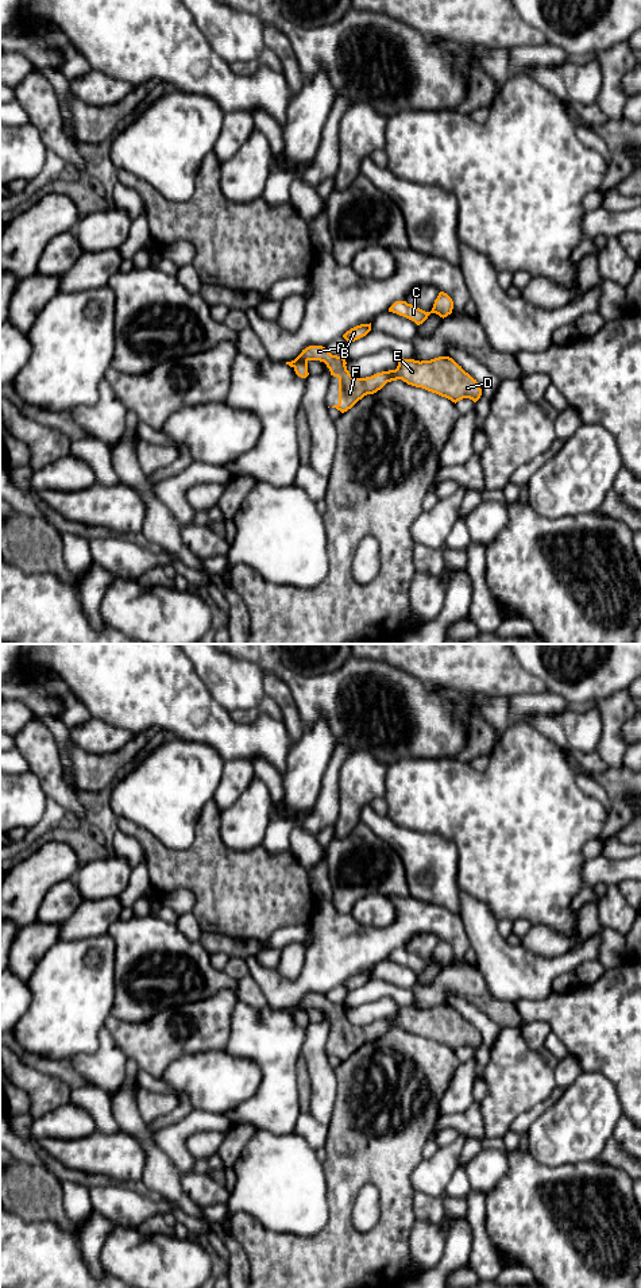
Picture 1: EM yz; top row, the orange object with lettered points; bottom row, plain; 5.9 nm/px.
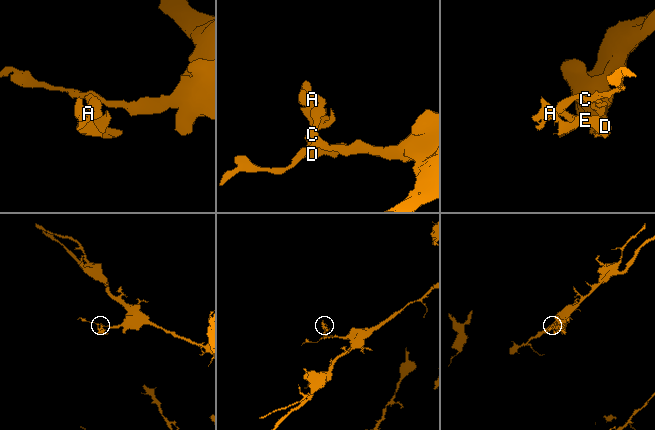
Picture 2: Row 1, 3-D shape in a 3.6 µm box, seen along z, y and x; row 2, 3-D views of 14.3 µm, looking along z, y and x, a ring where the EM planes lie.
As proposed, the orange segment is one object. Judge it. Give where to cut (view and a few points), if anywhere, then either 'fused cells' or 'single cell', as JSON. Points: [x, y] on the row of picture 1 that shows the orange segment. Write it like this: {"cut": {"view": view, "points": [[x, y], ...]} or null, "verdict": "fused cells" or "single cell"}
{"cut": {"view": "yz", "points": [[307, 361], [300, 362], [294, 367]]}, "verdict": "fused cells"}

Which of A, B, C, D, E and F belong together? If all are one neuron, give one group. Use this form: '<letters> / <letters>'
A D E F / B C

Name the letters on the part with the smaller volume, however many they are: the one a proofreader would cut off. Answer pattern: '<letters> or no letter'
A, D, E, F

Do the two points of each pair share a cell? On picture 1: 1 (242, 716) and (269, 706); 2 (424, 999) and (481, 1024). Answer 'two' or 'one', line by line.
1: one
2: two

